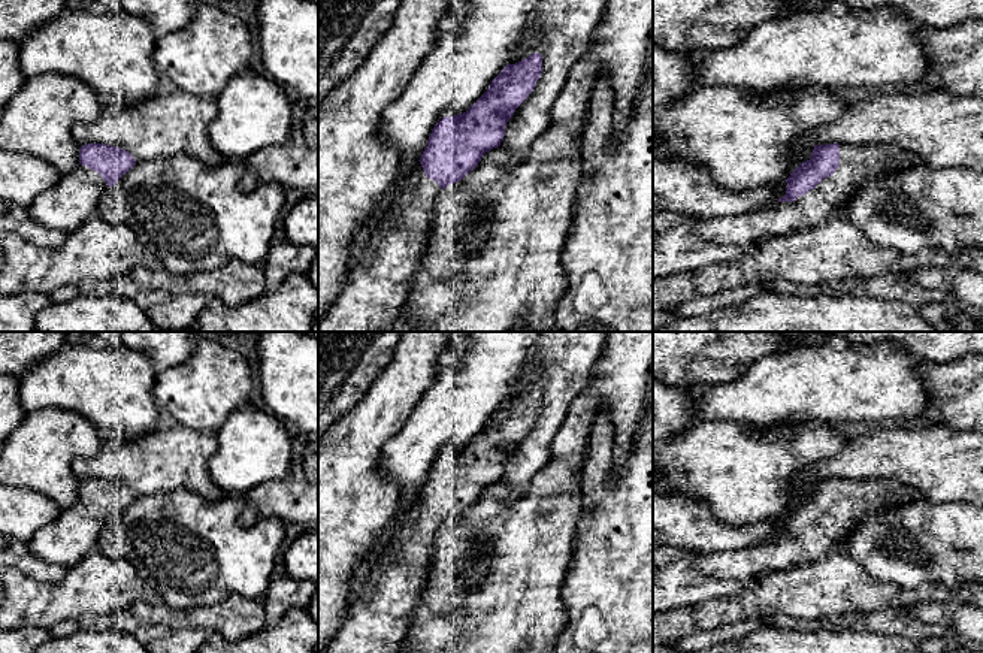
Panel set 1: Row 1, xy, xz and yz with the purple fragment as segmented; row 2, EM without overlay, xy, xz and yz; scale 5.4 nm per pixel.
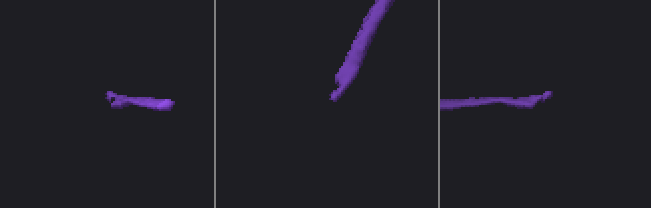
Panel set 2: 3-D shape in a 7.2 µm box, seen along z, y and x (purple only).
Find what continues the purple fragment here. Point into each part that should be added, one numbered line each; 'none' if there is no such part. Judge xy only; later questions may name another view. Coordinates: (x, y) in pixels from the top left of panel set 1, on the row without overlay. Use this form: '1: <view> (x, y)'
1: xy (76, 531)

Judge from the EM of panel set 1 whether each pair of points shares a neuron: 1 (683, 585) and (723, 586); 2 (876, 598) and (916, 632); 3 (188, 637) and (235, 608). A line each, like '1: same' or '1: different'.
1: same
2: different
3: different

